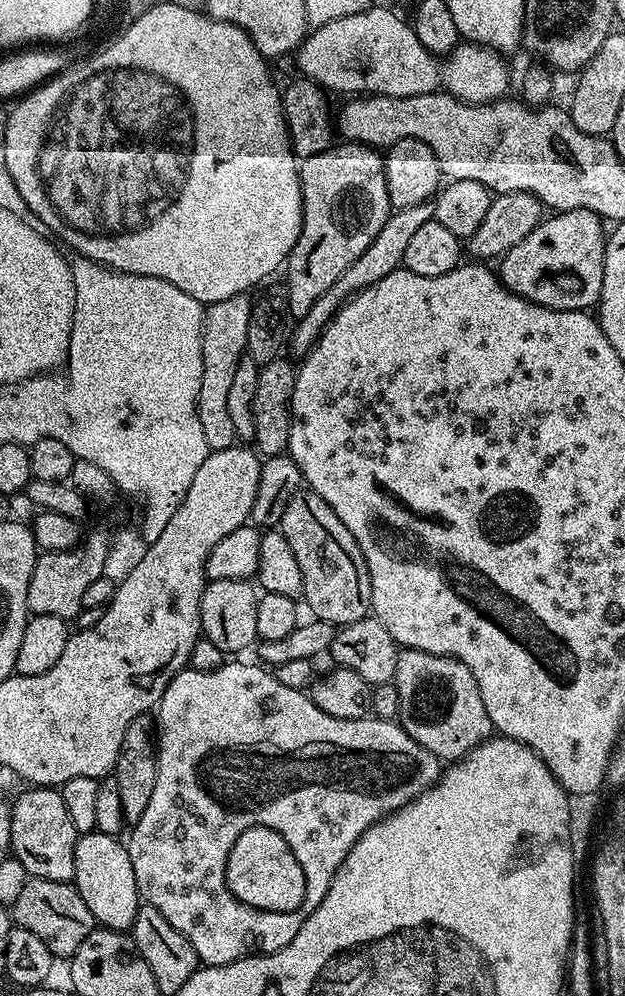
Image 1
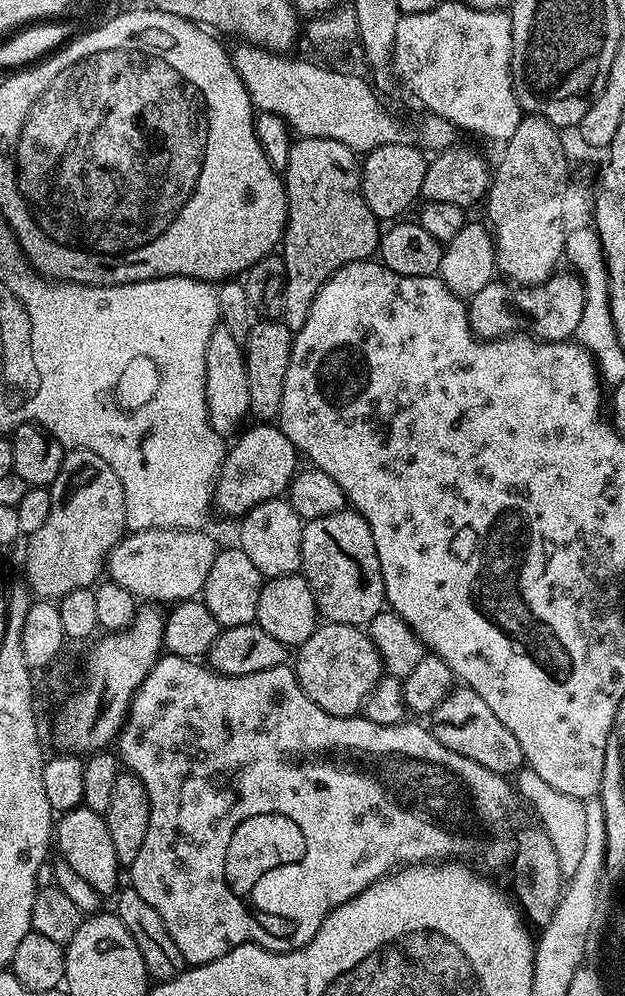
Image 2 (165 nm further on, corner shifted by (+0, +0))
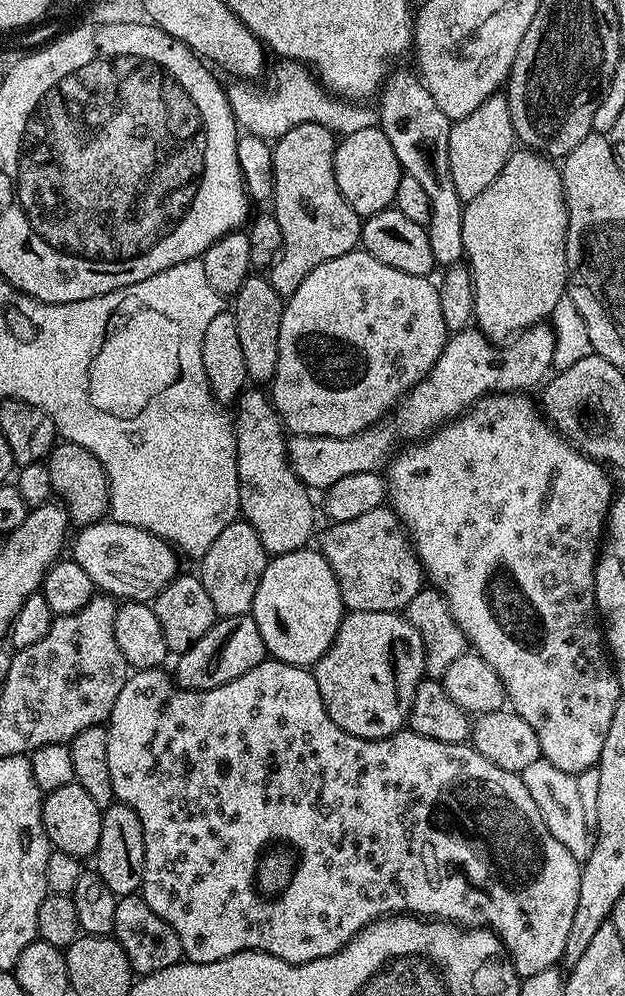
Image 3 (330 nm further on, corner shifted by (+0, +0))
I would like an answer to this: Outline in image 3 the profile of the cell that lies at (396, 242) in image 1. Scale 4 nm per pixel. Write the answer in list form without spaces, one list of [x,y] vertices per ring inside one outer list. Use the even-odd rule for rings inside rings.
[[[504,94],[490,97],[478,110],[474,110],[474,114],[466,114],[466,118],[453,123],[450,130],[450,174],[461,201],[478,198],[478,194],[482,194],[482,190],[502,174],[502,166],[506,166],[516,143],[508,98]]]

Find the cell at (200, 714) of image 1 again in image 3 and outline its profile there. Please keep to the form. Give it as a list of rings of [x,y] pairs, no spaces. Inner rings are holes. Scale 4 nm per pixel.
[[[264,659],[254,670],[205,692],[191,692],[177,685],[171,675],[160,668],[133,671],[114,702],[114,710],[106,721],[108,741],[106,762],[110,762],[110,782],[119,803],[130,806],[142,822],[146,846],[142,895],[146,906],[158,914],[178,934],[184,951],[183,959],[193,964],[218,962],[239,952],[268,952],[278,960],[291,964],[305,964],[320,956],[342,950],[368,924],[393,914],[415,914],[436,922],[458,924],[465,928],[487,928],[499,936],[504,949],[512,957],[512,965],[523,978],[541,970],[555,968],[564,959],[566,937],[578,910],[580,869],[578,856],[558,842],[547,829],[546,822],[534,804],[523,778],[515,772],[494,766],[478,750],[467,743],[451,744],[426,738],[411,730],[401,730],[381,740],[358,738],[330,718],[318,694],[318,682],[307,667],[283,664],[280,660]],[[270,858],[288,858],[290,870],[282,882],[280,894],[272,894],[268,914],[262,914],[262,870]]]

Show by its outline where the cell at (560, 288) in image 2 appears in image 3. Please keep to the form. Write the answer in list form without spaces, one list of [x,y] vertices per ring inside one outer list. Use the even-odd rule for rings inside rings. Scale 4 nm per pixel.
[[[548,322],[527,328],[499,347],[475,326],[451,333],[438,362],[408,391],[391,415],[354,436],[289,435],[286,440],[288,465],[309,490],[327,490],[338,478],[346,478],[346,474],[380,472],[405,442],[416,442],[425,434],[435,432],[449,420],[464,415],[482,397],[497,392],[524,394],[535,384],[543,385],[553,371],[553,352],[554,330]]]

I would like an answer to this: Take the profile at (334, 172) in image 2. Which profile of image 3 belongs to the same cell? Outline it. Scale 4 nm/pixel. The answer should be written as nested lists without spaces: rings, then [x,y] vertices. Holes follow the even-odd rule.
[[[303,124],[286,130],[275,141],[272,150],[274,162],[274,215],[282,226],[282,250],[278,259],[267,269],[268,280],[285,298],[302,286],[302,278],[330,258],[357,251],[360,244],[361,216],[342,198],[334,178],[334,154],[337,137],[326,126]]]

